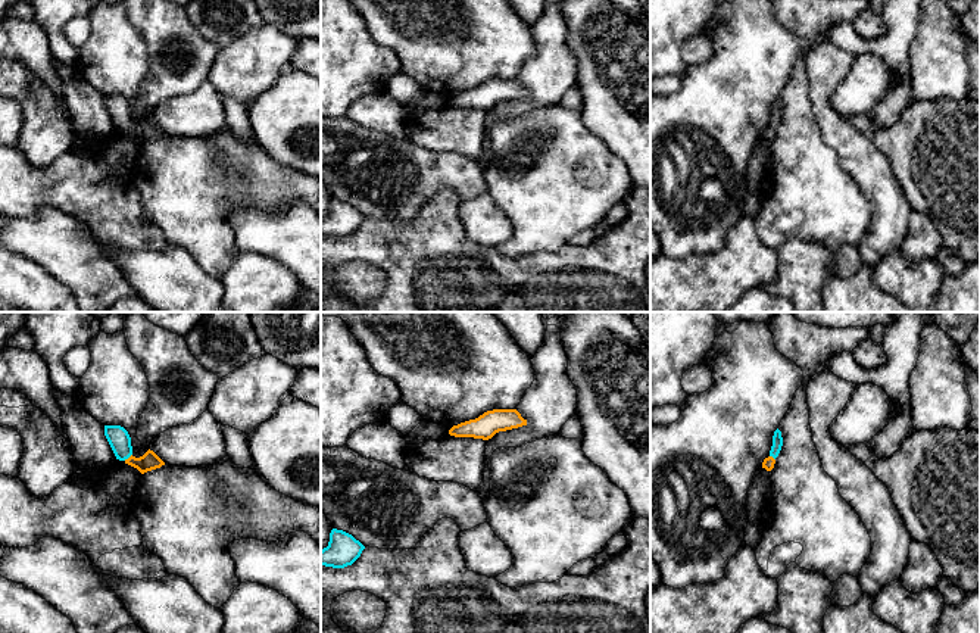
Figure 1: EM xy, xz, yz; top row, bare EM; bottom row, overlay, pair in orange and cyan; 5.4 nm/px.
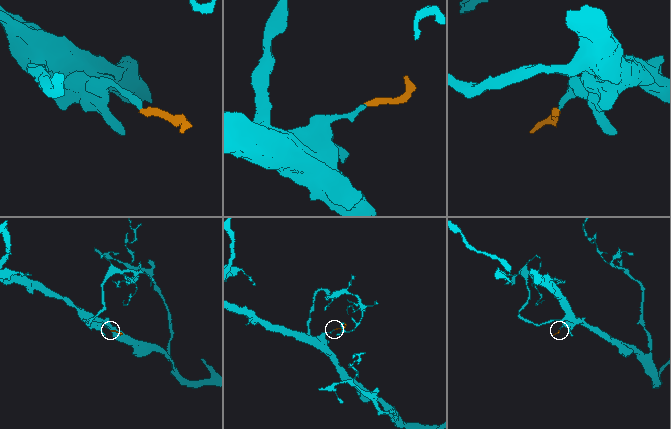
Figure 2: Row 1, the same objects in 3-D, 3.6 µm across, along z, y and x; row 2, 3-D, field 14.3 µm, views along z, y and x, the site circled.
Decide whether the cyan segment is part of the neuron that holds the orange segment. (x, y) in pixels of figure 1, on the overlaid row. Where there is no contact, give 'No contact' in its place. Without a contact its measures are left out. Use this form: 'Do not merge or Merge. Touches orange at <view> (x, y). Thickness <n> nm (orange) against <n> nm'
Merge. Touches orange at xy (128, 458). Thickness 100 nm (orange) against 120 nm

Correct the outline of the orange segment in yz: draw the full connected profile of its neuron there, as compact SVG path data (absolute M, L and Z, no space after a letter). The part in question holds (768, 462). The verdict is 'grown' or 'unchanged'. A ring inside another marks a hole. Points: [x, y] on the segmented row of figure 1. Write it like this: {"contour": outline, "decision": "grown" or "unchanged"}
{"contour": "M777 428L773 436L773 446L770 450L770 456L764 459L762 468L765 468L767 471L771 471L774 468L775 458L778 456L781 446L783 446L783 437L781 431Z", "decision": "grown"}

